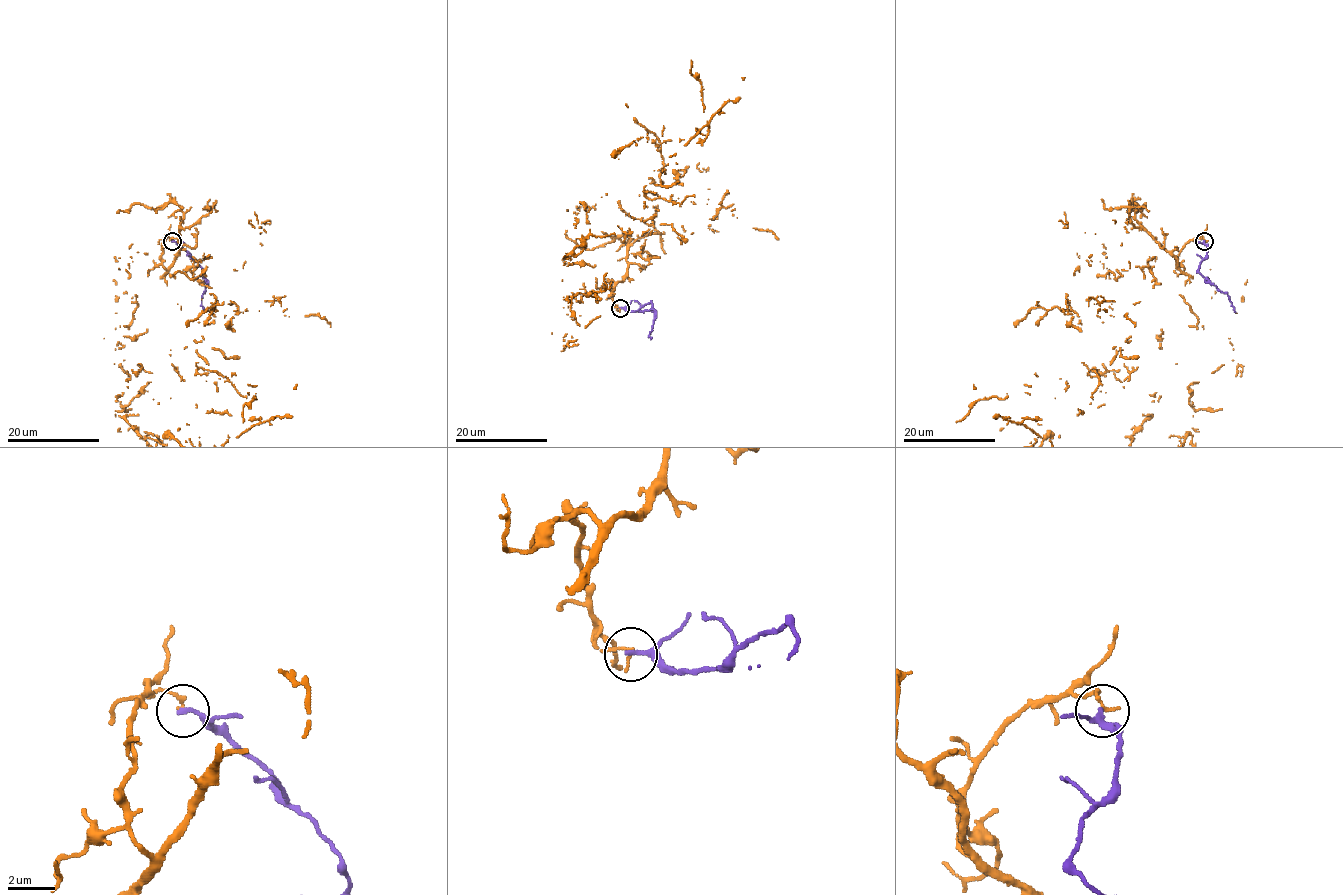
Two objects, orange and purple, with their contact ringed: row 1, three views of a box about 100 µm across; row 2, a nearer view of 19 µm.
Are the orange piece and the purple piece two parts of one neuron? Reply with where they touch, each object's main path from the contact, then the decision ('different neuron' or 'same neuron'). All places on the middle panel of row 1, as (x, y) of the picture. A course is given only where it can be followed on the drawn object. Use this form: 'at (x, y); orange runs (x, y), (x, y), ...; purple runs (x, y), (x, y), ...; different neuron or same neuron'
at (620, 308); purple runs (621, 308), (638, 311), (650, 303), (655, 314), (650, 339); different neuron

